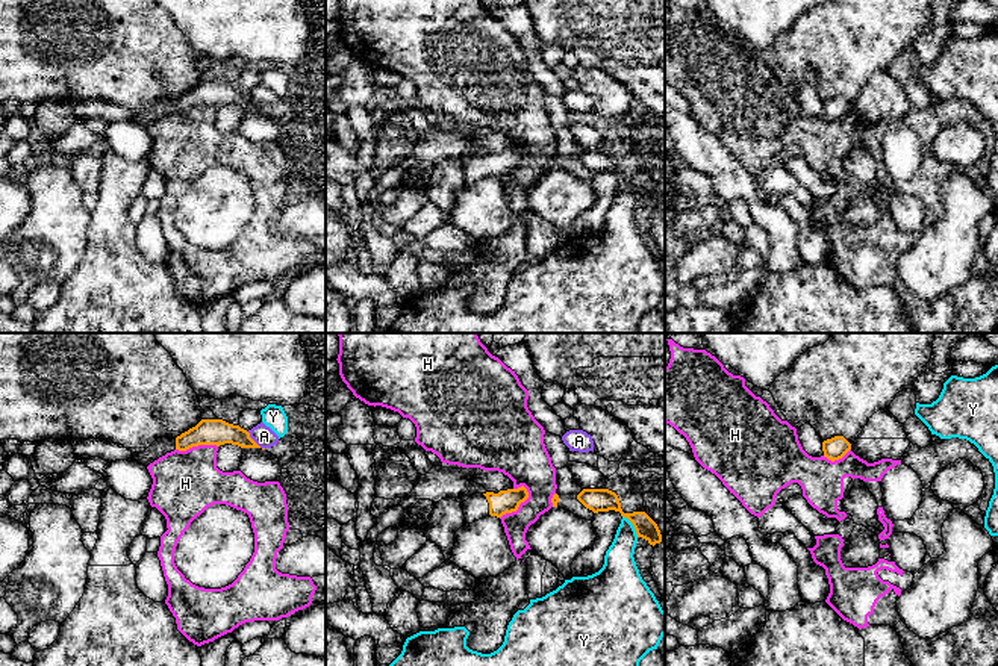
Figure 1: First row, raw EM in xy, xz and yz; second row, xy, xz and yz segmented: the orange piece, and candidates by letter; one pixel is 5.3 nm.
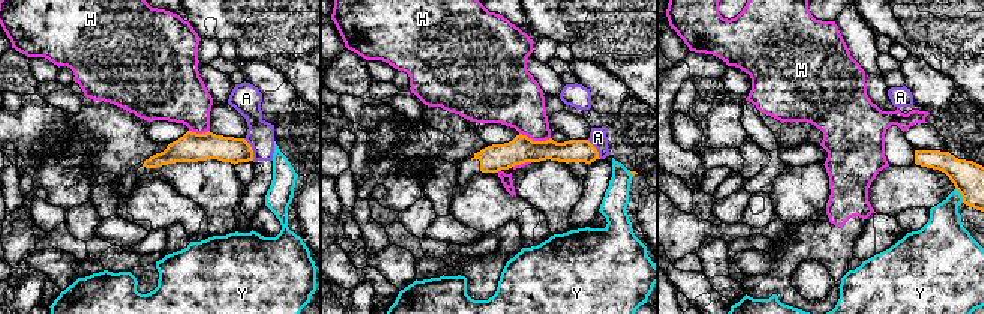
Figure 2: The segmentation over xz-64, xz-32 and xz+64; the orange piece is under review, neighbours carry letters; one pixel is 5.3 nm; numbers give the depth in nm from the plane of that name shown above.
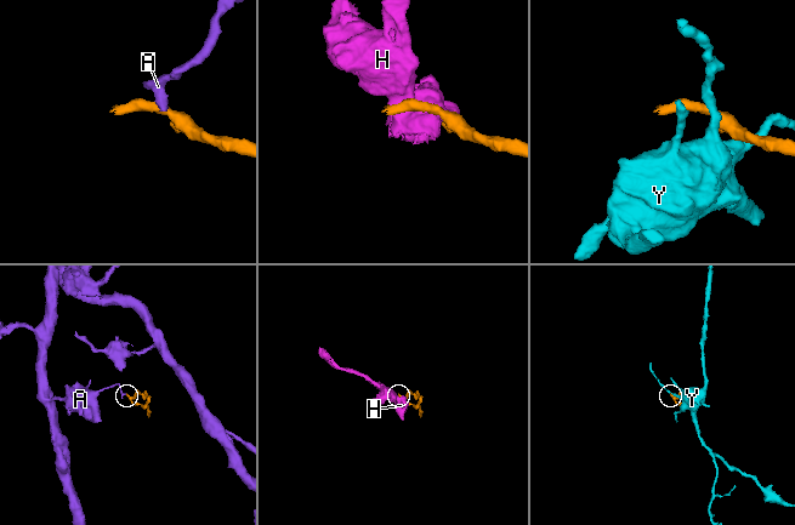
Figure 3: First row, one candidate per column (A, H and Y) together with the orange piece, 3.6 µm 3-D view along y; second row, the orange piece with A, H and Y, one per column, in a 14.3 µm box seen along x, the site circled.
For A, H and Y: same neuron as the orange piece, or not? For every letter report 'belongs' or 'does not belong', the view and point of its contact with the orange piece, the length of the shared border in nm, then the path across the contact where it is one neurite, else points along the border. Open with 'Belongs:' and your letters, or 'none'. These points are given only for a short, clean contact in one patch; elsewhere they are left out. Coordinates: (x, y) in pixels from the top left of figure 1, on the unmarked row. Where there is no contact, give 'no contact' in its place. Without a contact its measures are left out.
Belongs: none
A: does not belong; contact xy (255, 103); length 140 nm; border xy (247, 93), (265, 109)
H: does not belong; contact xz (518, 167); length 220 nm; border xz (523, 146), (527, 158), (515, 171), (506, 173), (500, 179)
Y: does not belong; contact xz (633, 186); length 150 nm; border xz (623, 176), (638, 197)

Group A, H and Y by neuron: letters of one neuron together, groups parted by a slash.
A / H / Y

